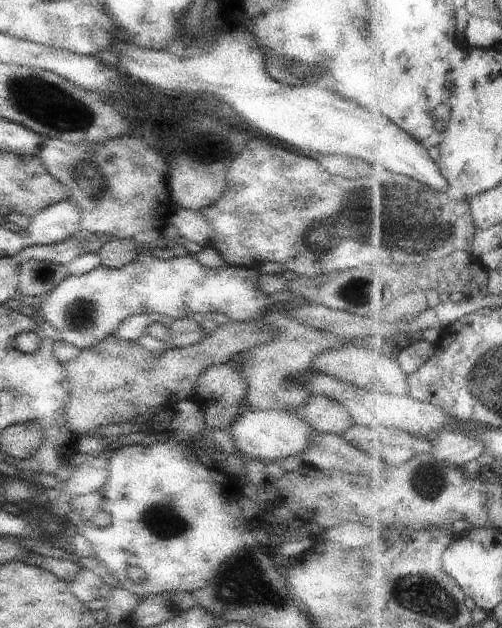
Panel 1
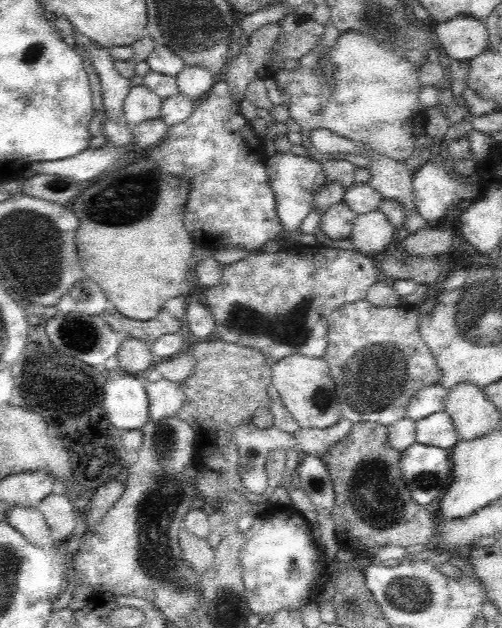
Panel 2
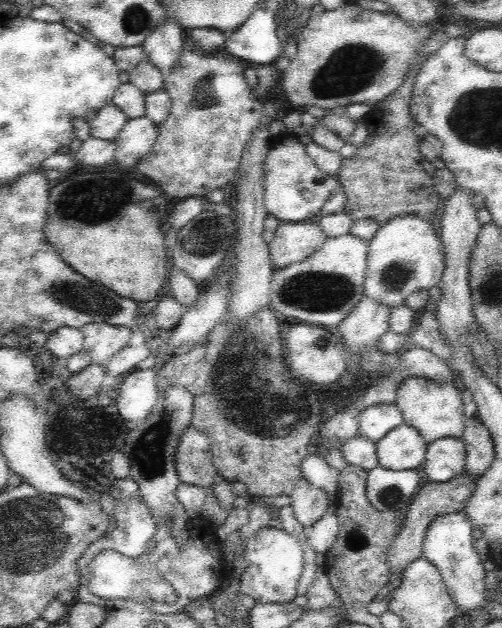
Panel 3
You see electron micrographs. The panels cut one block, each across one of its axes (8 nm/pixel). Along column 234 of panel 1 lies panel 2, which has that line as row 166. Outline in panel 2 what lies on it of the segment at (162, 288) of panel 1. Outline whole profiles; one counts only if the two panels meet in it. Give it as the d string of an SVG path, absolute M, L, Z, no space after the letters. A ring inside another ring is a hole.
M271 150L266 161L268 182L275 196L276 212L280 218L284 236L296 234L300 231L303 220L314 210L313 196L316 192L314 180L318 173L322 173L321 163L309 156L294 155L291 152L278 153Z

